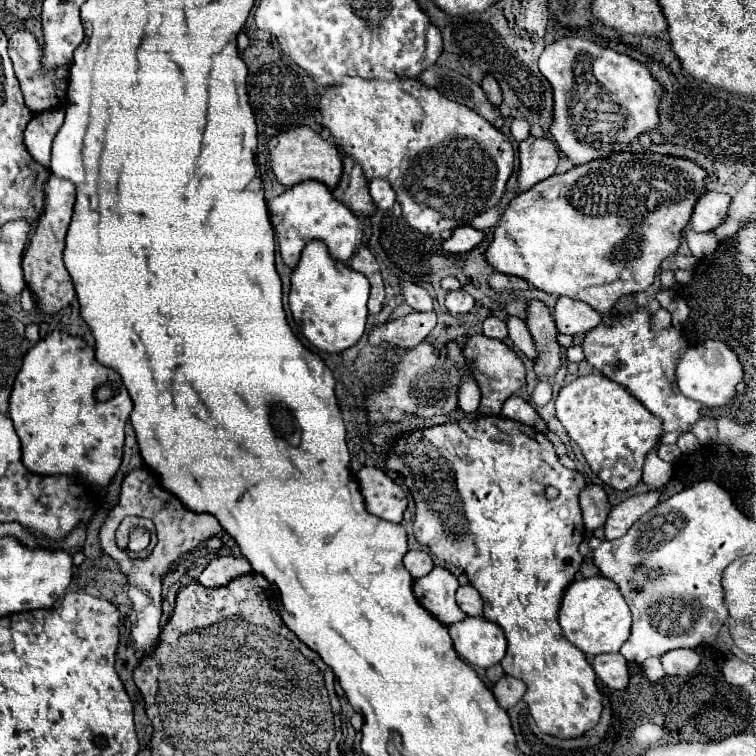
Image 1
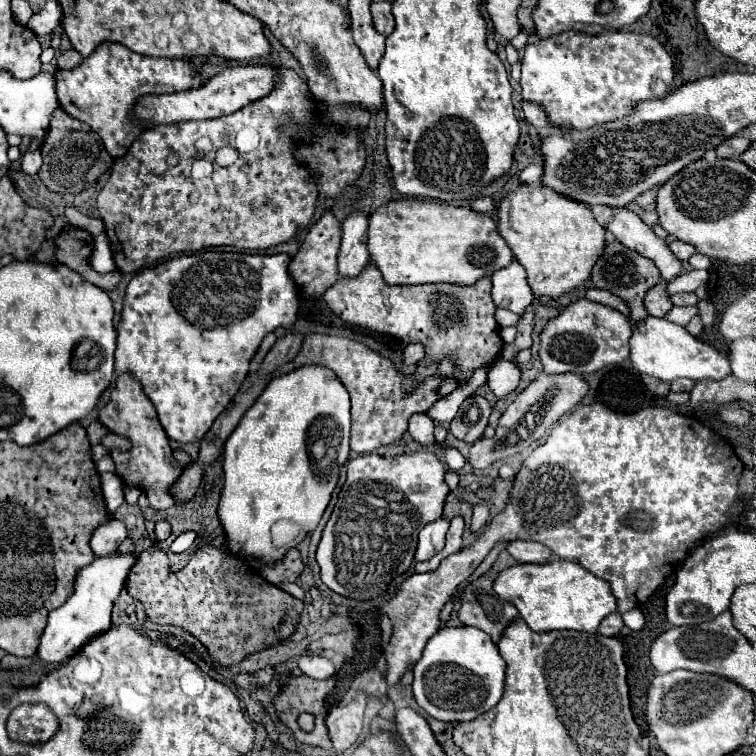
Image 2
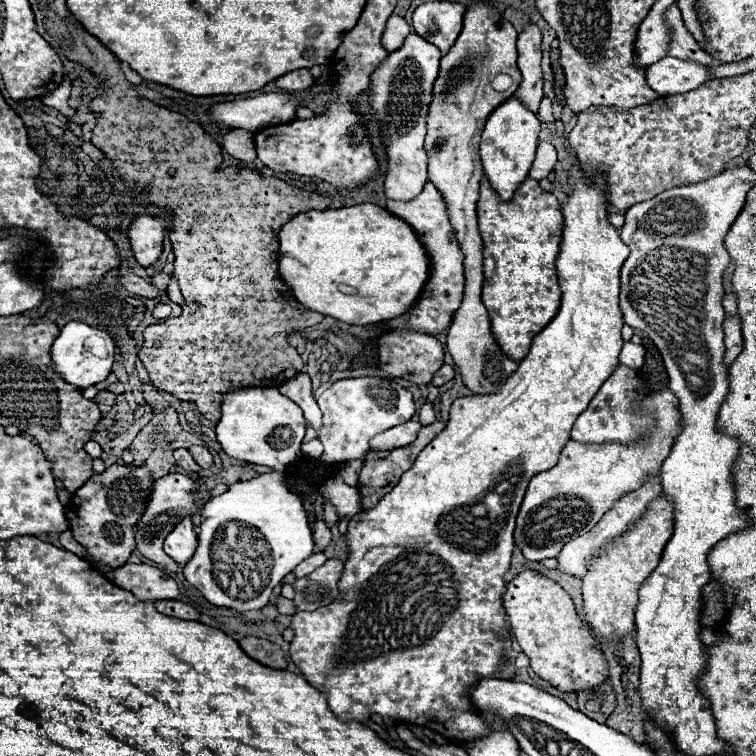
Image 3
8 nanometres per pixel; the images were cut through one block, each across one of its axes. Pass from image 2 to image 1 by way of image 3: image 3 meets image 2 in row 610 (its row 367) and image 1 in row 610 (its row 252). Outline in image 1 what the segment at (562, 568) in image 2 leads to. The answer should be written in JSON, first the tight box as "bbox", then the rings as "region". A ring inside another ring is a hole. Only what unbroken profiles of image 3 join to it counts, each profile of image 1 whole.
{"bbox":[558,576,630,656],"region":[[[594,576],[594,578],[582,578],[574,580],[562,598],[562,608],[558,612],[558,622],[564,632],[564,636],[576,644],[584,654],[596,656],[604,652],[618,652],[620,646],[628,640],[630,636],[630,608],[624,602],[618,586],[604,578],[604,576]]]}

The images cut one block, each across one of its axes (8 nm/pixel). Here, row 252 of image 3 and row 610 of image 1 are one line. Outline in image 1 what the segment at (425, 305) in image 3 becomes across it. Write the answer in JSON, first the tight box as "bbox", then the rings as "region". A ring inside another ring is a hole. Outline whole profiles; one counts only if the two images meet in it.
{"bbox":[414,566,466,626],"region":[[[434,566],[428,576],[414,580],[414,594],[436,620],[450,626],[466,618],[454,598],[458,586],[458,578],[448,568]]]}

